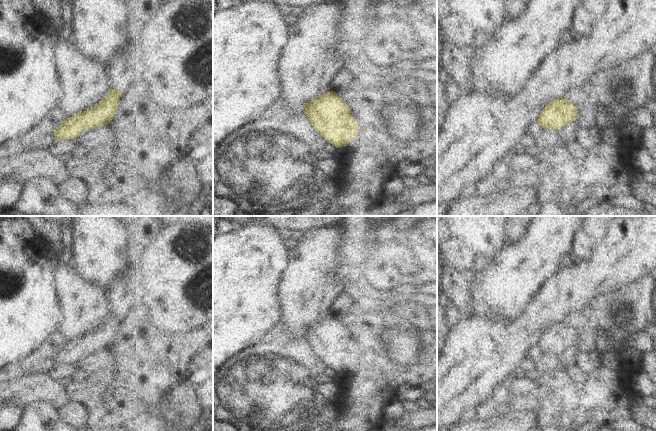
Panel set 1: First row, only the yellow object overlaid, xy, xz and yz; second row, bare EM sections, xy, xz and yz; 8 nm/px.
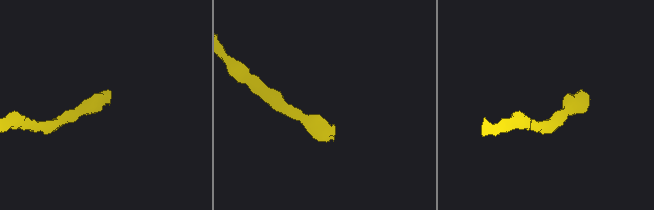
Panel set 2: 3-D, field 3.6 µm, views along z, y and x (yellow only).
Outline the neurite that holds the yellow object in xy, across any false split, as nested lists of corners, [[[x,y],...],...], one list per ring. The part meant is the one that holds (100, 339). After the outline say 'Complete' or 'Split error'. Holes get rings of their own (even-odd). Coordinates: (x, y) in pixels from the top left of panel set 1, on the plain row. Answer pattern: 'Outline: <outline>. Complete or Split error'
Outline: [[[111,312],[109,317],[93,332],[69,341],[56,352],[53,359],[56,365],[74,364],[80,356],[95,351],[106,350],[115,340],[120,328],[121,314]]]. Complete

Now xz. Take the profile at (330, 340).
Outline: [[[334,315],[309,325],[304,338],[314,354],[336,372],[347,370],[358,359],[358,345]]]. Complete

